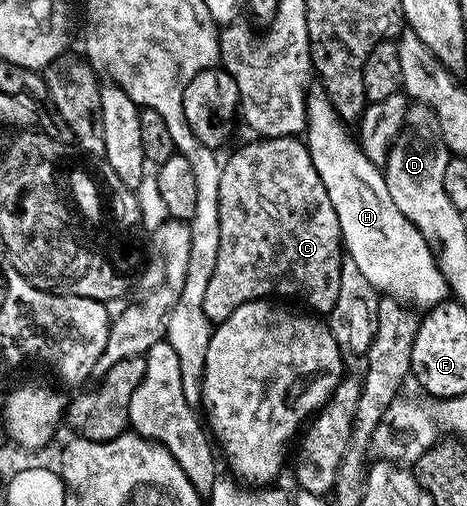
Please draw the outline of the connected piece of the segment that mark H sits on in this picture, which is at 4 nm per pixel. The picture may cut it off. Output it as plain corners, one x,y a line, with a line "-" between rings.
322,90
313,91
308,97
308,153
314,162
314,170
318,170
318,178
322,178
322,186
326,186
326,194
330,194
330,206
334,206
334,214
338,214
340,238
347,259
358,266
358,270
362,270
362,278
366,278
366,282
370,282
377,293
399,300
413,309
427,310
449,299
450,289
446,278
440,273
438,256
433,245
421,234
418,226
414,226
414,222
410,222
410,218
406,218
406,214
402,214
398,206
394,206
394,198
390,198
383,171
368,160
357,141
351,135
348,137
344,128
347,128
345,121
334,110
326,93

